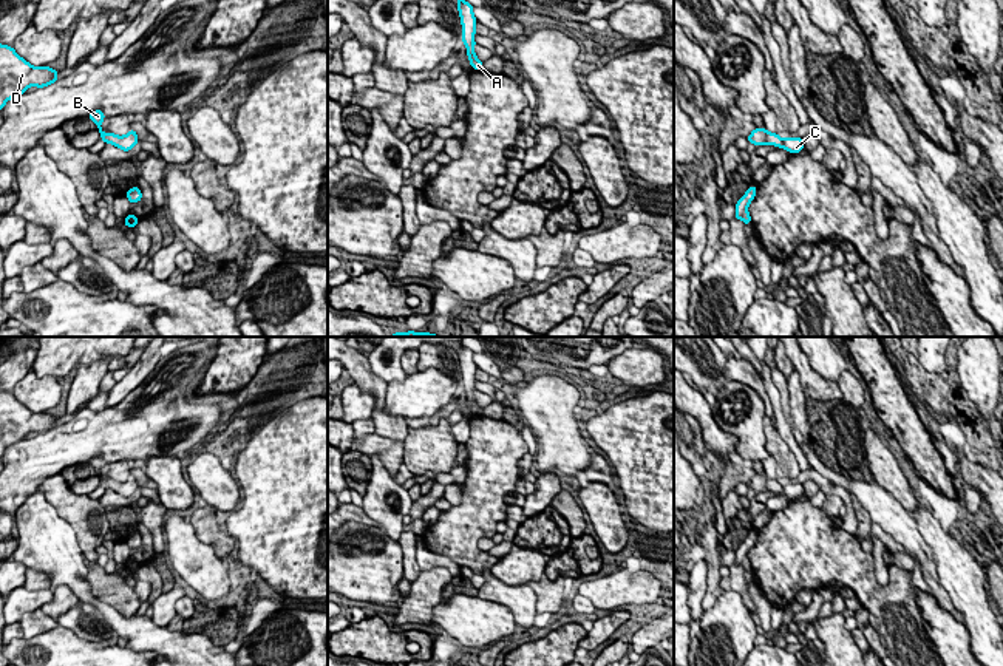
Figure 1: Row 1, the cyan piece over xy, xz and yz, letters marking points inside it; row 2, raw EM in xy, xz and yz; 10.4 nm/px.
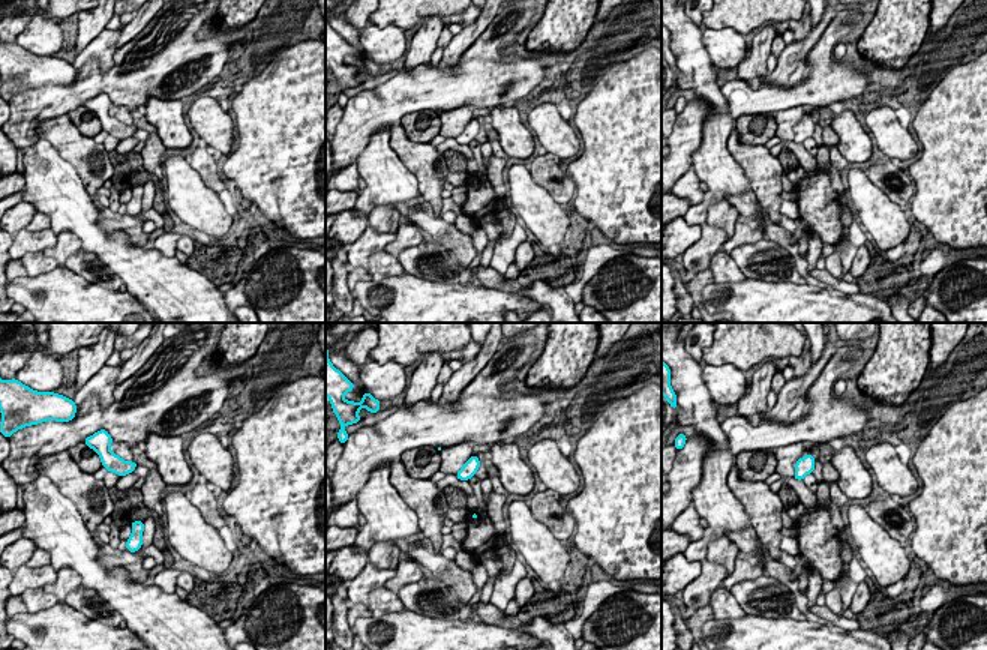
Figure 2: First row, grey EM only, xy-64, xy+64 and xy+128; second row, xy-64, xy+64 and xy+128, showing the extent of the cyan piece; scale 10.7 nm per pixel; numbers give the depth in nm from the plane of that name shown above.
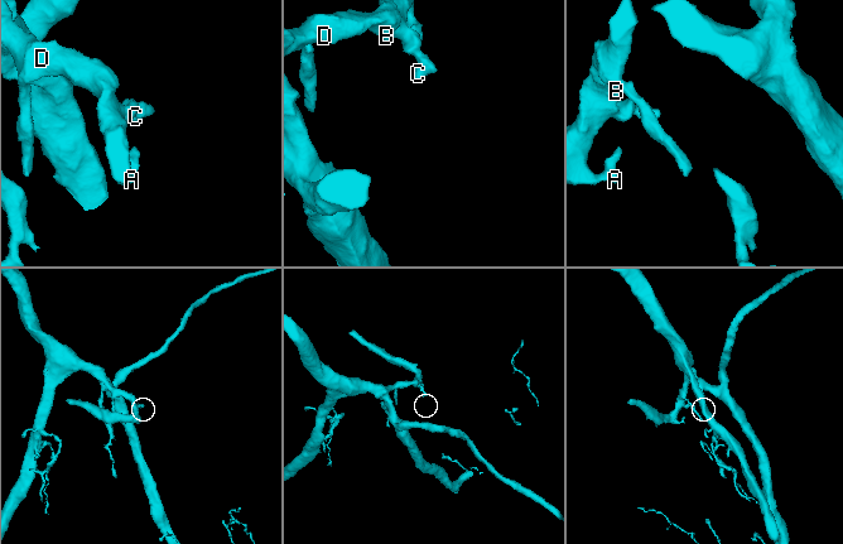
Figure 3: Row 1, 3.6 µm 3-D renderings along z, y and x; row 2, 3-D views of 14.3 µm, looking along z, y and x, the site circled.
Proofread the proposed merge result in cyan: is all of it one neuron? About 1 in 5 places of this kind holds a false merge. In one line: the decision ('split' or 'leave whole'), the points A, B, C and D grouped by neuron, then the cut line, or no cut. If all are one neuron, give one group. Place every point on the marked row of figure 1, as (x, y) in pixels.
leave whole | A B C D | no cut

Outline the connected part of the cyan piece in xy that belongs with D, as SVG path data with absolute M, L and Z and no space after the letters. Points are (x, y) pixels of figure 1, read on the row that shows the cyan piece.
M0 45L0 111L9 99L25 94L29 87L43 88L57 82L57 74L59 71L49 66L32 66L12 46Z

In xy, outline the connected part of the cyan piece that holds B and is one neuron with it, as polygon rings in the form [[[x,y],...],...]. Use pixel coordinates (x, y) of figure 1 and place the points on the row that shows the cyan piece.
[[[96,110],[93,113],[88,114],[88,117],[97,125],[97,130],[100,133],[100,139],[107,144],[113,144],[117,148],[128,151],[131,150],[136,144],[138,144],[138,134],[136,131],[131,128],[125,136],[117,136],[114,133],[104,133],[102,131],[102,121],[105,119],[105,114],[102,110]]]

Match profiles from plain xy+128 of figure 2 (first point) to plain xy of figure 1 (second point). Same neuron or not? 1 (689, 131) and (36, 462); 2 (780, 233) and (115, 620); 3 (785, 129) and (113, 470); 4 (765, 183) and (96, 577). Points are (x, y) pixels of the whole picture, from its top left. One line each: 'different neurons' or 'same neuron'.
1: same neuron
2: different neurons
3: same neuron
4: different neurons

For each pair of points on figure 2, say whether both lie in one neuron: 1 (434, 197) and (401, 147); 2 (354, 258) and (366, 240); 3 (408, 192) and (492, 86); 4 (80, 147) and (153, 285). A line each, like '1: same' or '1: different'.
1: same
2: same
3: different
4: different

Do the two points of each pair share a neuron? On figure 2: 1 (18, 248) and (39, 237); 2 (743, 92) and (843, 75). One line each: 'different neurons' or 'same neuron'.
1: same neuron
2: same neuron

